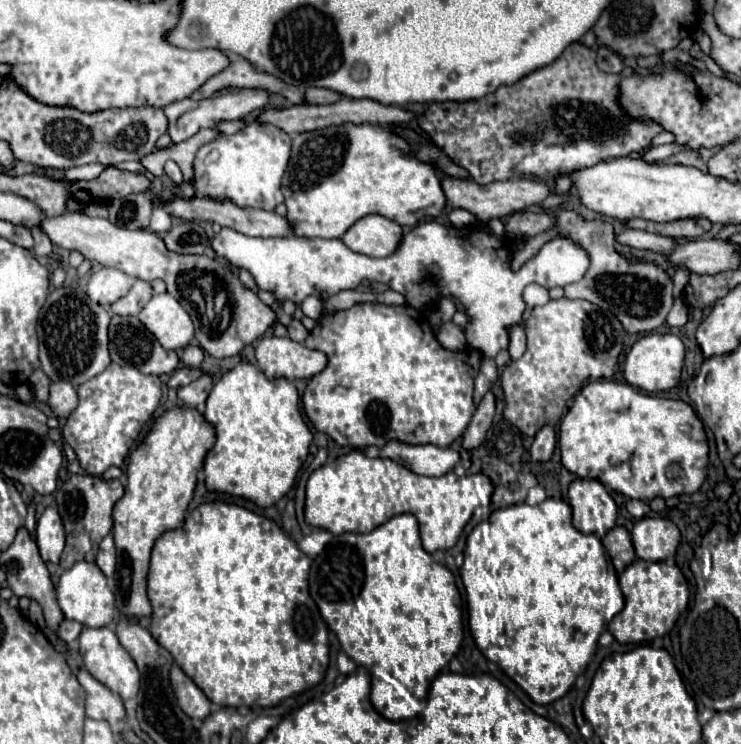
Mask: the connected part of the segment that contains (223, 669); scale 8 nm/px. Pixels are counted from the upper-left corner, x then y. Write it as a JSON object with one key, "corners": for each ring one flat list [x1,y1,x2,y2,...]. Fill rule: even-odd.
{"corners":[[200,504,190,512,190,516,184,522,184,528,180,530,168,530,164,532,152,550,152,562,150,562,150,574,148,574,148,598,152,604,152,614,150,614,150,634,156,638,160,646,164,646,172,656,174,662,194,680,194,684,208,696,210,702,220,704,220,706,230,706,230,708,240,708,240,706,254,706,260,700,260,706,276,706,280,700,298,694,310,686,316,686,328,668,328,628,326,622,322,620,318,606,308,594,308,572,310,572,310,558,300,552,298,544,284,534,284,530,264,518,258,516,246,508,232,506,232,504]]}

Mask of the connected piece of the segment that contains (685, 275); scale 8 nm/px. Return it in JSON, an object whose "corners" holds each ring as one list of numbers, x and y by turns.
{"corners":[[680,266,676,272,674,272,674,298,678,298,678,294,684,290,684,286,688,284,688,278,690,278,690,270,686,266]]}

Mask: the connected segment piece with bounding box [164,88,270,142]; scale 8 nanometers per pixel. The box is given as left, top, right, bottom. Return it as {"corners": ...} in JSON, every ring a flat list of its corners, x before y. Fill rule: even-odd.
{"corners":[[222,88,220,92,216,92,214,96,204,98,204,100,192,100,192,98,176,100,176,102,172,102,172,104,168,104,164,108,164,114,166,114,168,122,170,122,168,124,168,134,172,136,172,142,188,140,200,128,212,128,220,120,244,118,252,110,264,108,268,104,268,100,270,100,270,92,266,92,262,88]]}

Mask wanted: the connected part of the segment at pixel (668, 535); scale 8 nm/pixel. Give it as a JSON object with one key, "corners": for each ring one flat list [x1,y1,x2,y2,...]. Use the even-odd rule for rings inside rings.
{"corners":[[648,516,634,524,632,542,638,558,658,562,674,556,680,542,680,532,668,518]]}

